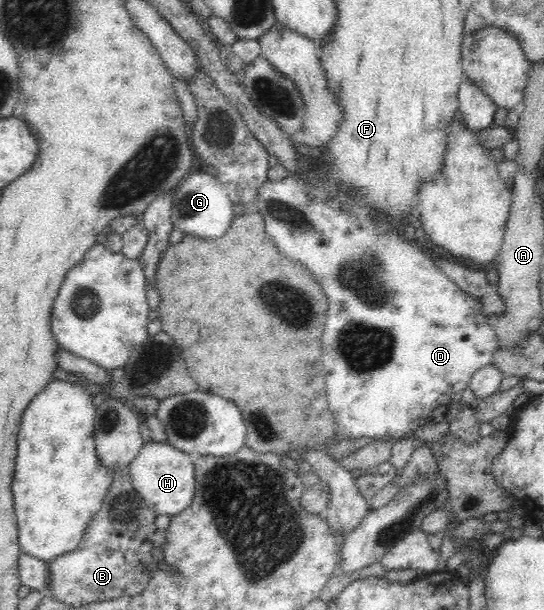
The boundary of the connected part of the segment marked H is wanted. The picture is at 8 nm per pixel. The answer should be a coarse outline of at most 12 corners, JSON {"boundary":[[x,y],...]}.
{"boundary":[[147,441],[128,469],[156,514],[191,503],[194,463],[169,442]]}

